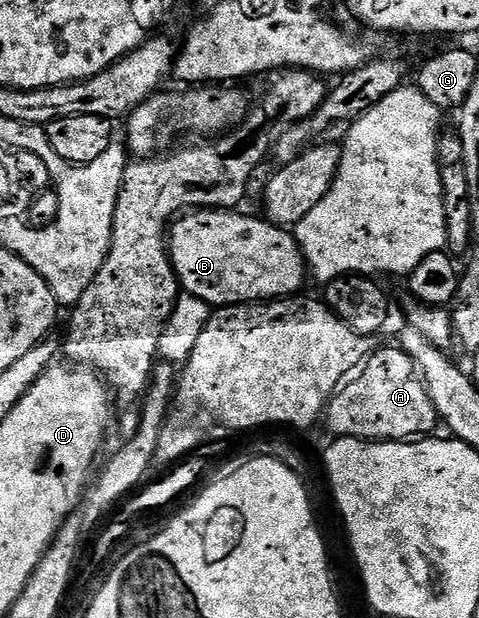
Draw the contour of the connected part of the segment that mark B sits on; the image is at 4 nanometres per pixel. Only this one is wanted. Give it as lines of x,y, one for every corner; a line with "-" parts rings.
198,209
178,216
167,233
169,262
177,272
184,292
203,299
210,307
264,303
274,299
289,299
305,285
307,266
296,236
288,228
278,227
260,216
248,217
242,211

